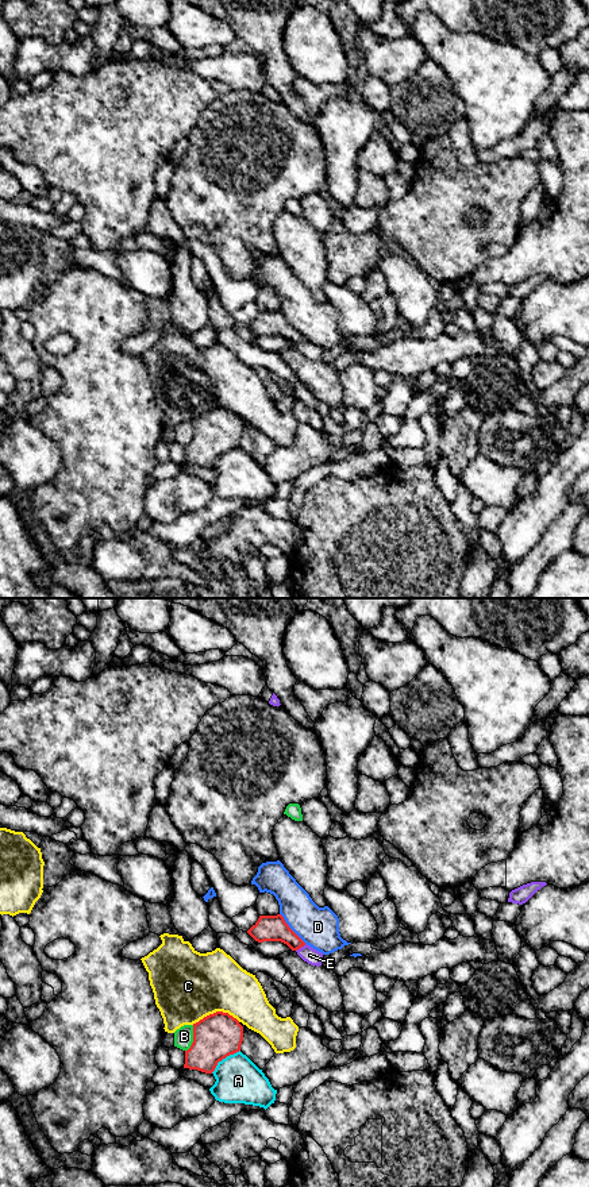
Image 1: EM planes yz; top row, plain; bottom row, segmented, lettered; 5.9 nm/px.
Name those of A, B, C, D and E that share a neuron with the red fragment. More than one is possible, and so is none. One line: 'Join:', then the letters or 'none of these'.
Join: none of these

